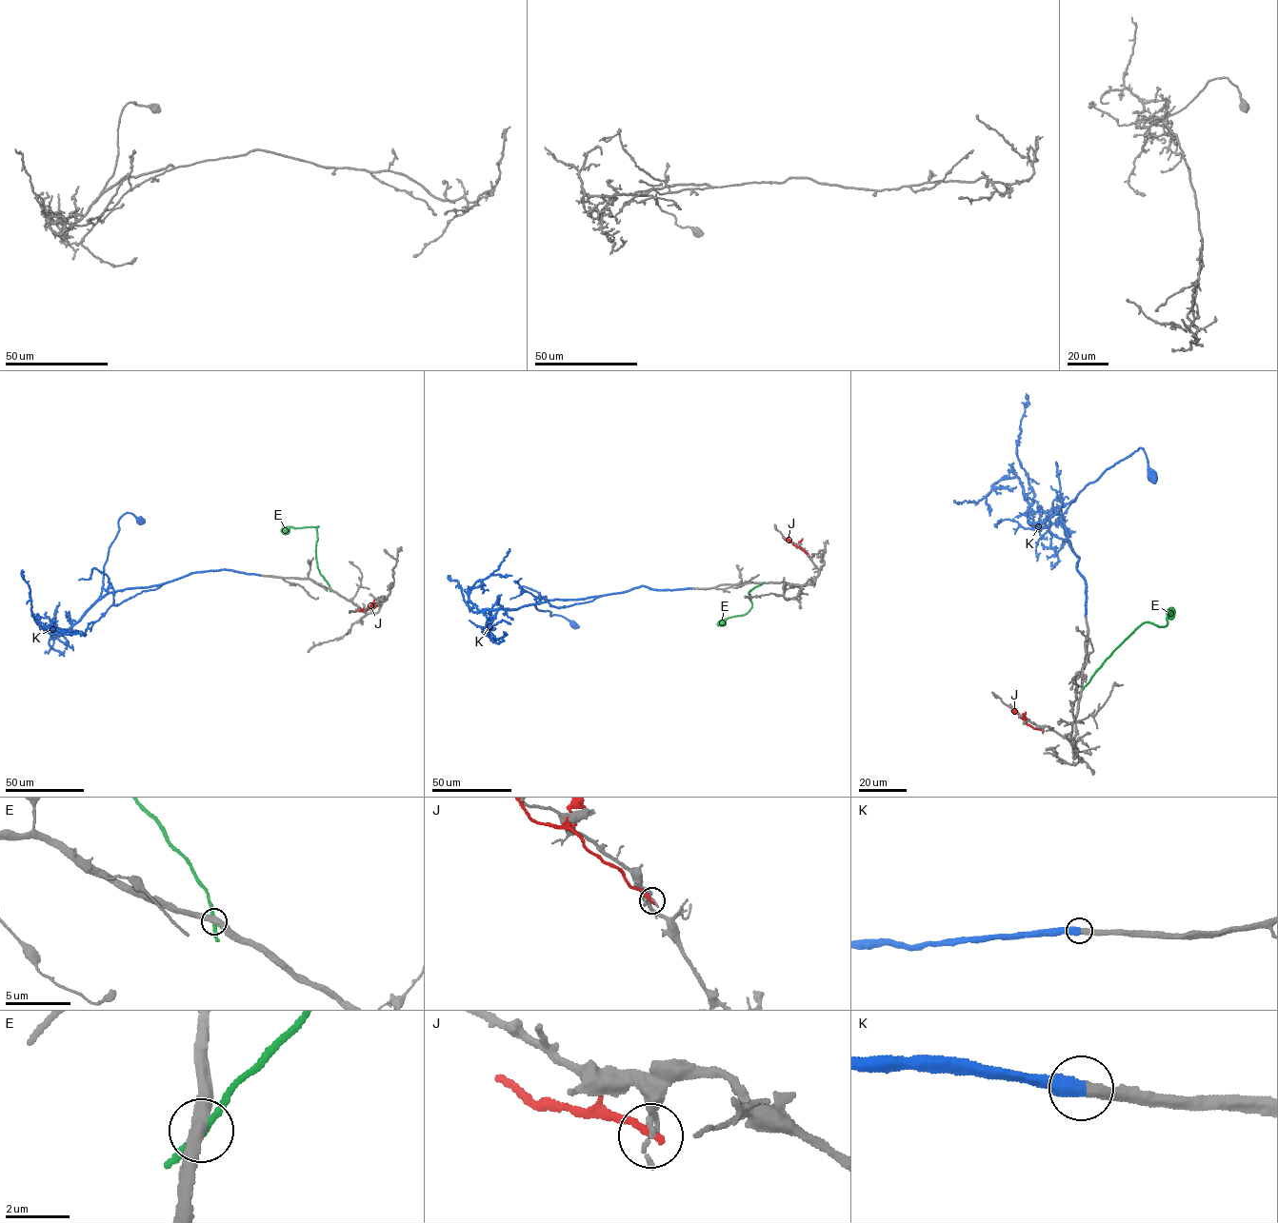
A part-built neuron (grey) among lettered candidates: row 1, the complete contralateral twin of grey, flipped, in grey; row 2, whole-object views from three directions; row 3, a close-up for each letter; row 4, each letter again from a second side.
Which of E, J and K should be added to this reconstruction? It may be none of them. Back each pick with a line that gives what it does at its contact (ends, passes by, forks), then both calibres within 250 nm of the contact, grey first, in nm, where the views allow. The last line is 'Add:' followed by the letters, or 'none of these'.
K: It ends there. Thickness 400 nm (grey) against 550 nm
Add: K

